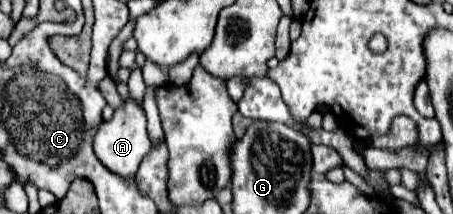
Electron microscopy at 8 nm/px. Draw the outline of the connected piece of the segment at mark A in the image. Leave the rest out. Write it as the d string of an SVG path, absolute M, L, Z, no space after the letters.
M116 83L116 89L124 97L126 103L122 105L122 109L114 111L114 117L110 121L100 123L98 133L94 137L94 153L108 171L128 179L128 177L134 177L134 173L138 171L144 155L150 151L150 137L148 137L148 131L146 131L146 115L138 105L134 105L134 101L128 99L126 85Z

